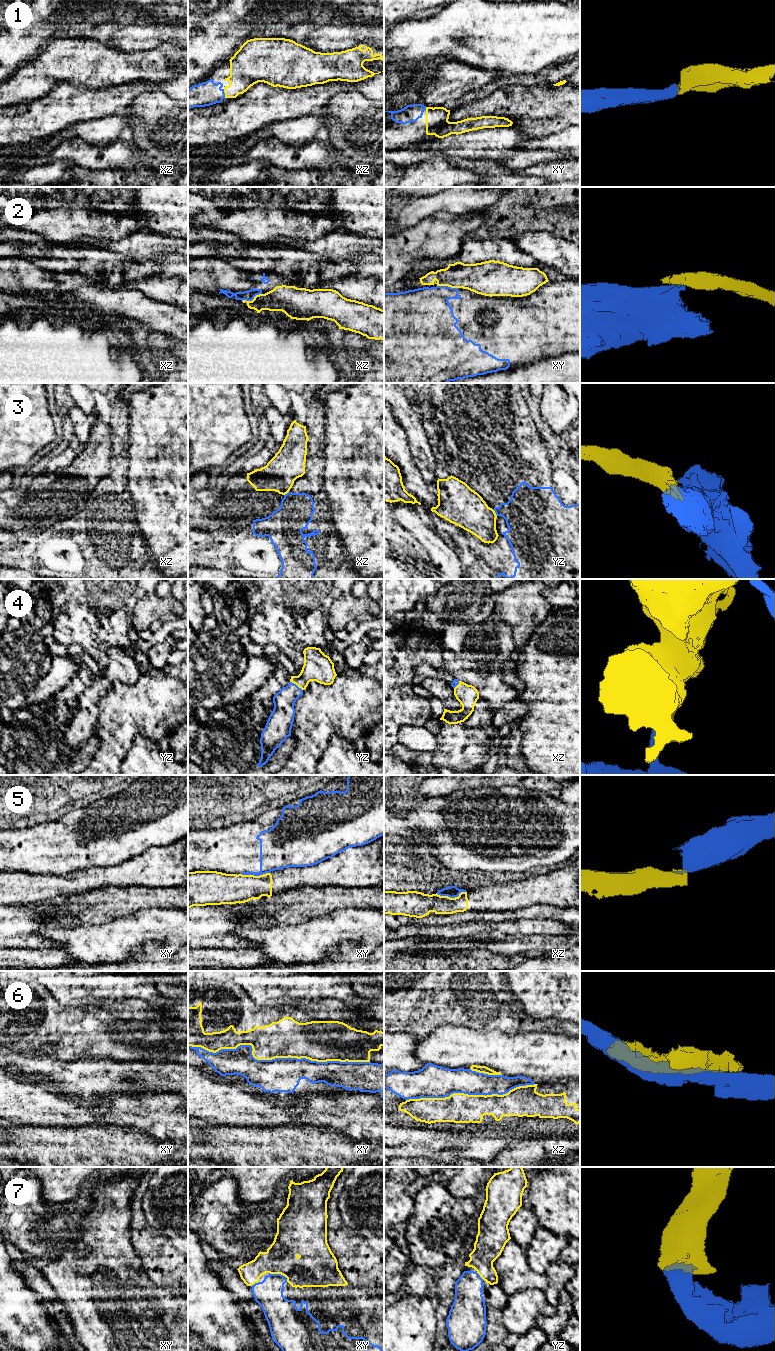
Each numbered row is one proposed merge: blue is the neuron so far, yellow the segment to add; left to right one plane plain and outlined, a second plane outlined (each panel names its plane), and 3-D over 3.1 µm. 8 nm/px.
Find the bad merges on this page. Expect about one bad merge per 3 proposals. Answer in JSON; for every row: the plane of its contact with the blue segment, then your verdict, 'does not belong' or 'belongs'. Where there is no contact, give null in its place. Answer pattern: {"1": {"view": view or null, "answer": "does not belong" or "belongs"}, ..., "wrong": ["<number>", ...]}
{"1": {"view": "xz", "answer": "belongs"}, "2": {"view": "xz", "answer": "does not belong"}, "3": {"view": "yz", "answer": "belongs"}, "4": {"view": "yz", "answer": "belongs"}, "5": {"view": "xz", "answer": "does not belong"}, "6": {"view": "xy", "answer": "does not belong"}, "7": {"view": "xy", "answer": "belongs"}, "wrong": ["2", "5", "6"]}

